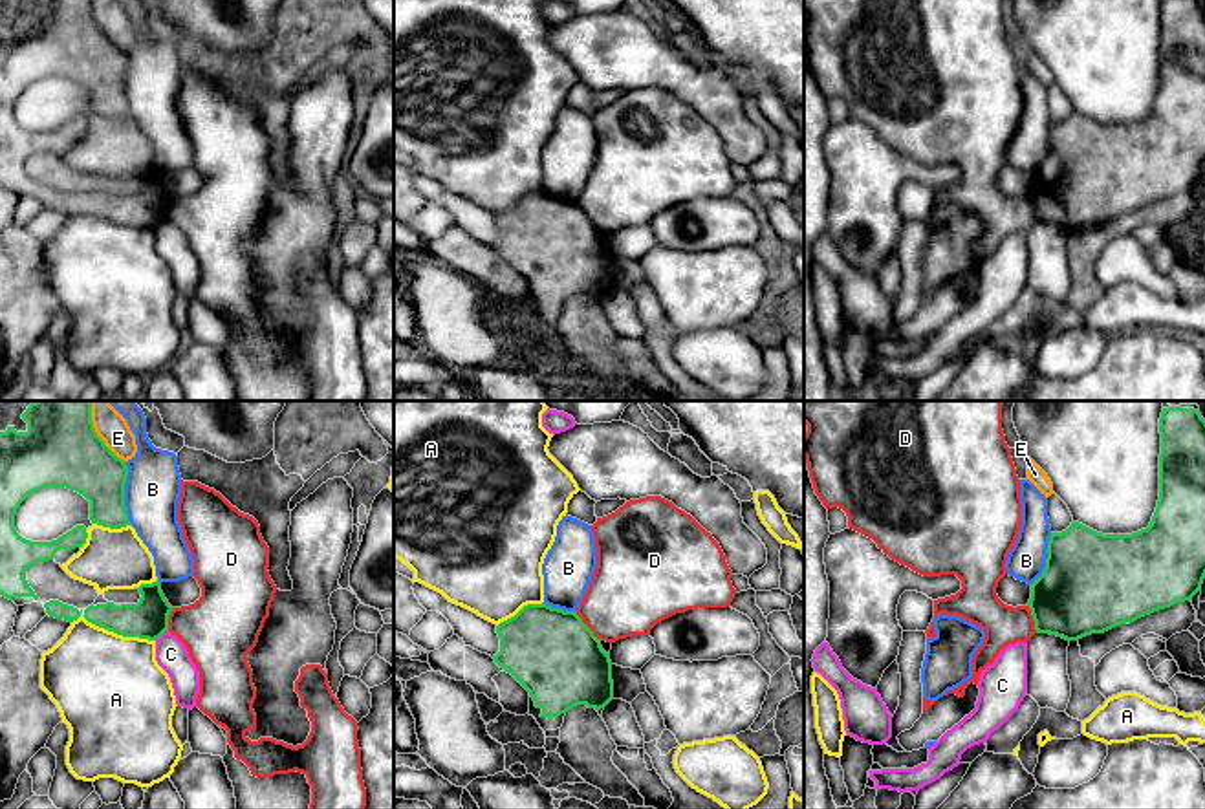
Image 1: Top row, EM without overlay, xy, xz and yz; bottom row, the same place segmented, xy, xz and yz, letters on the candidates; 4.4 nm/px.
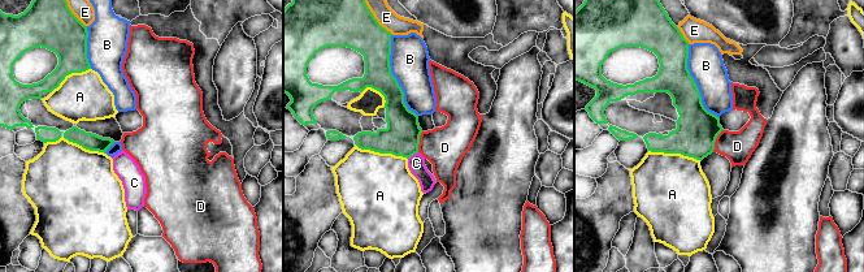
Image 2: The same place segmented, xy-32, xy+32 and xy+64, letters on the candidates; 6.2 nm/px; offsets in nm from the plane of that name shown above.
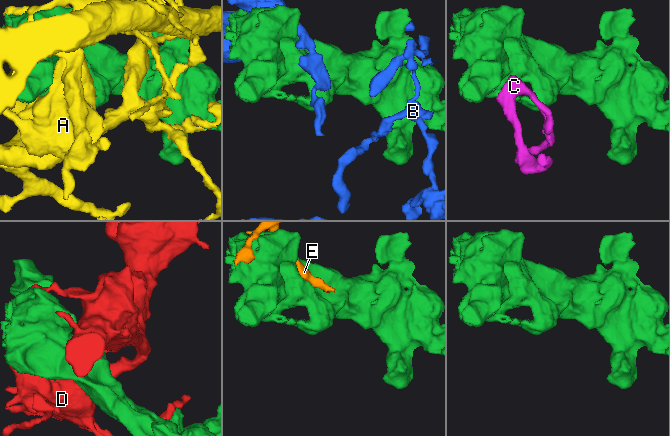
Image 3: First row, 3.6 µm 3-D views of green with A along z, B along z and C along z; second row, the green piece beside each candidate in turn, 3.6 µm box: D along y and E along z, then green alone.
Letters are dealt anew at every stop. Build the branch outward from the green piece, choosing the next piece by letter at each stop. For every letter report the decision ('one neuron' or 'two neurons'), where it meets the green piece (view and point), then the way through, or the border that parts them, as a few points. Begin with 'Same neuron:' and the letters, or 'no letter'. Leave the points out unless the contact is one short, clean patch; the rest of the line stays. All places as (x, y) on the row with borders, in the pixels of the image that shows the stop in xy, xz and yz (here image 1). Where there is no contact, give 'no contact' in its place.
Same neuron: no letter
A: two neurons | xy (119, 634)
B: two neurons | xy (123, 493)
C: two neurons | xy (160, 636) | along xy (167, 630), (154, 639)
D: two neurons | xz (586, 626)
E: two neurons | xy (96, 432)

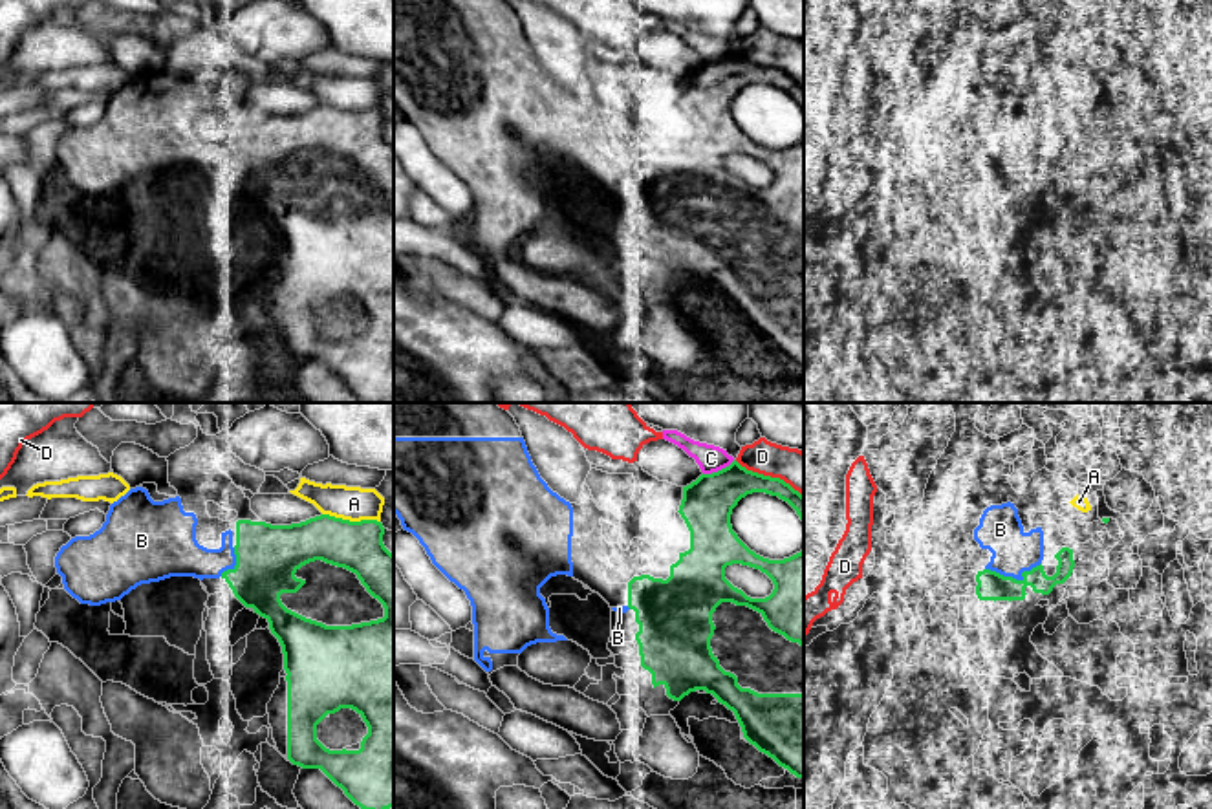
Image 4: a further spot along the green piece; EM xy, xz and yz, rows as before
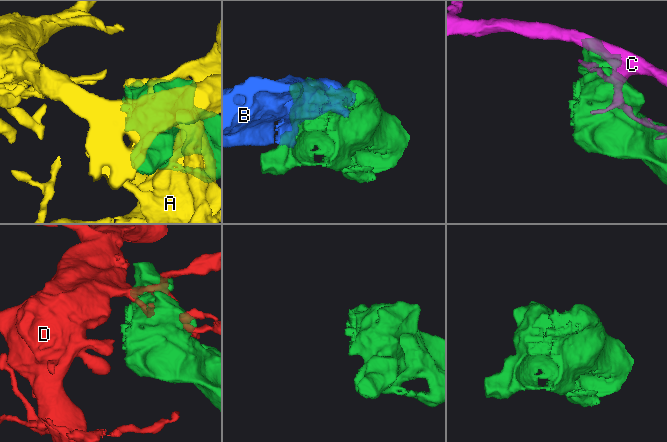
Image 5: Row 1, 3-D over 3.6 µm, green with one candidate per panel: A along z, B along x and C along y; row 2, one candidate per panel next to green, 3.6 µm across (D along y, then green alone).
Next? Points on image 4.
Same neuron: B
A: two neurons | xy (352, 522)
B: one neuron | yz (1015, 579)
C: two neurons | xz (718, 471)
D: two neurons | xz (769, 476)

